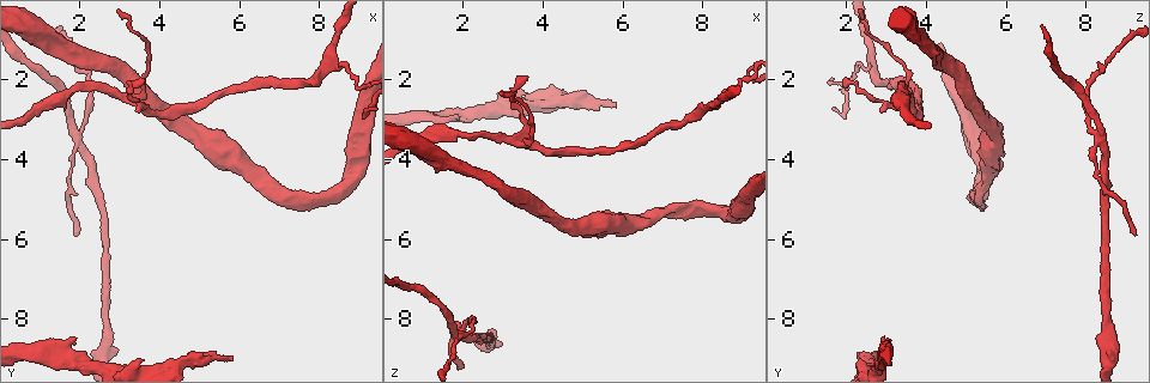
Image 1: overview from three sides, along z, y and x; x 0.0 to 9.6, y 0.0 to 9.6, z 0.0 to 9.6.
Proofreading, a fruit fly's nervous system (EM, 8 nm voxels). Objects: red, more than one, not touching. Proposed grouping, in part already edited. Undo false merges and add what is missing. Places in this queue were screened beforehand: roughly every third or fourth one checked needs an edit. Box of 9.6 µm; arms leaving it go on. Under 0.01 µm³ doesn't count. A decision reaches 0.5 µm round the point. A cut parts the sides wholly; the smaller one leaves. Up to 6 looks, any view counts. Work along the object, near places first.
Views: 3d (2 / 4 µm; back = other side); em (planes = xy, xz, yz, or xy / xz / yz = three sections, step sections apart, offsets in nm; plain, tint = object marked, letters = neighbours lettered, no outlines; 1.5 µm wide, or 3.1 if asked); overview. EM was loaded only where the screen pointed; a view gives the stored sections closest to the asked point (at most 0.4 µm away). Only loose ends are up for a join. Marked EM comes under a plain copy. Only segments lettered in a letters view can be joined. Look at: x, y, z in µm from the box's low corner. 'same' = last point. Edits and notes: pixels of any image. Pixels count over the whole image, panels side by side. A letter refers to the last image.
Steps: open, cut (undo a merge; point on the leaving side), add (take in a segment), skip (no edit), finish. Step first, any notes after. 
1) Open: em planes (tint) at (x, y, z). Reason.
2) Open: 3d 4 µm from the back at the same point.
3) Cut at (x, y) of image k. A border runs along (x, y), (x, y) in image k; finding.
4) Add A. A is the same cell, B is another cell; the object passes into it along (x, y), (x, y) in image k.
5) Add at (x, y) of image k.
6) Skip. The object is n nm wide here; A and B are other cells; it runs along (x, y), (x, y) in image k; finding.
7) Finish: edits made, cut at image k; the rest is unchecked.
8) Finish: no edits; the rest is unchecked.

Open: em xz step 8 (letters) at (3.65, 9.00, 2.35).

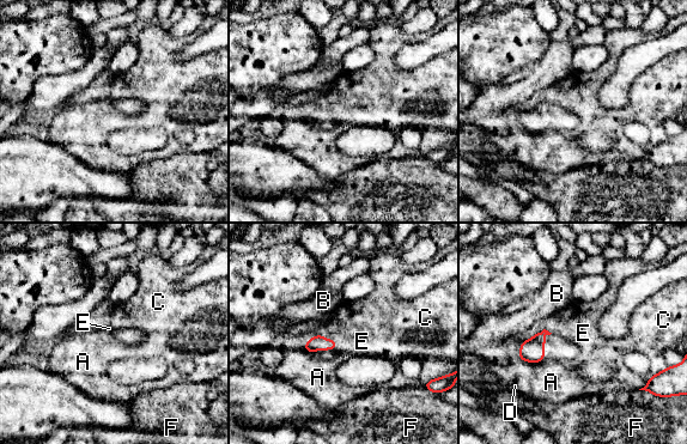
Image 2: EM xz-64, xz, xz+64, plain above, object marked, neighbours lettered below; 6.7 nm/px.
Skip. The longest contact is with A, 160 nm; A, B, C, D, E and F are other cells; a border runs along (518, 358), (526, 362), (541, 362) in image 2; none of them fits.

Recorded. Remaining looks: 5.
Open: 3d 2 µm at (8.90, 3.65, 5.30). Thick turns thin.

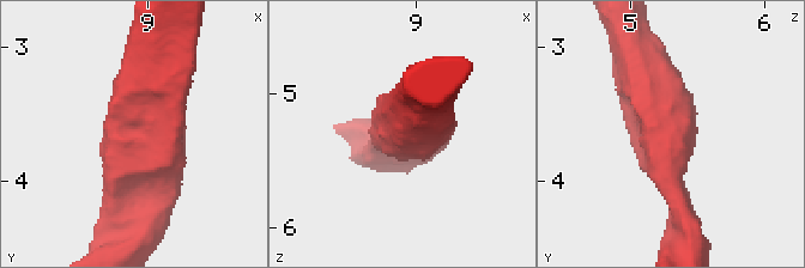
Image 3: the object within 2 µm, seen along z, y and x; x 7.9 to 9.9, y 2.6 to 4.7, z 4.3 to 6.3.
Open: em xz step 8 (tint) at (8.96, 3.62, 5.26). Now the EM.

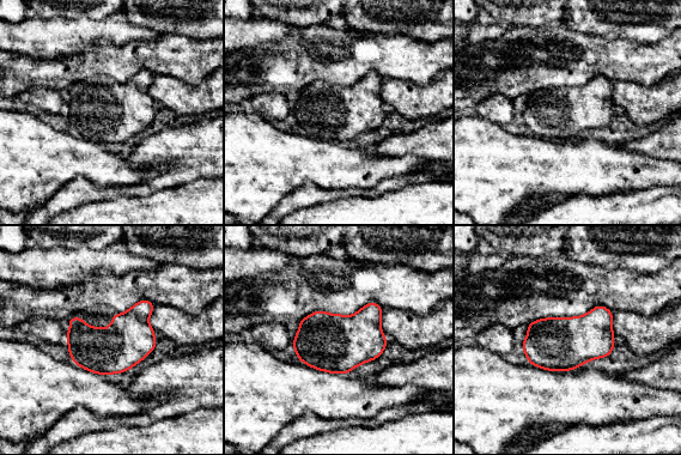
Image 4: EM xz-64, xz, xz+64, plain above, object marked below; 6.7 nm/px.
Open: em planes (letters) at the same point.

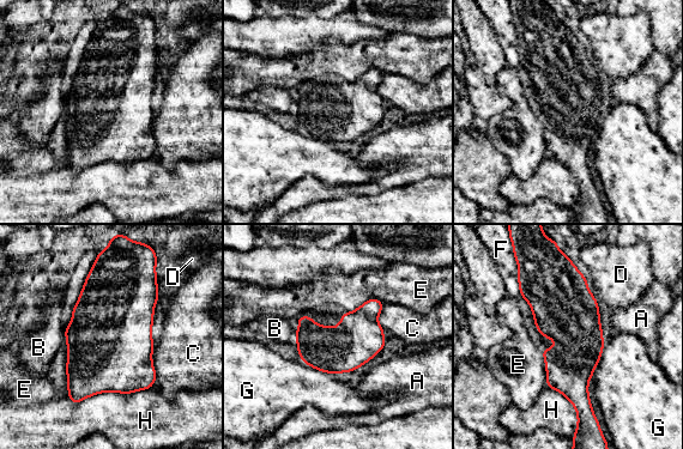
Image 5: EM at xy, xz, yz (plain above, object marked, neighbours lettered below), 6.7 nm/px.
Skip. The longest contact is with H, 550 nm; A, B, C, D, E, F, G and H are other cells; a border runs along (384, 304), (369, 298), (345, 313) in image 5; continuous, no second cell.

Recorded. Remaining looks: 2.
Open: em planes (letters) at (1.90, 3.40, 8.35). Abrupt turn.

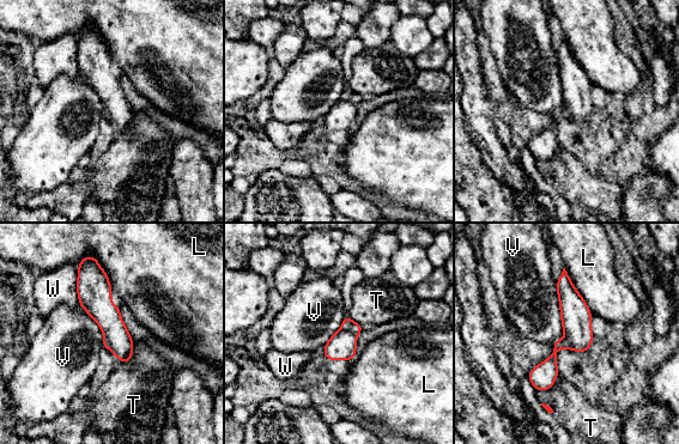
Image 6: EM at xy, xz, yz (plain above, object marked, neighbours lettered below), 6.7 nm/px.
Cut at (347, 324) of image 6. L, T, V and W are other cells; a border runs along (340, 329), (352, 332), (356, 335) in image 6; two cells meet here.

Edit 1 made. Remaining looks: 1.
Finish: edits made, cut at image 6; the rest is unchecked.

